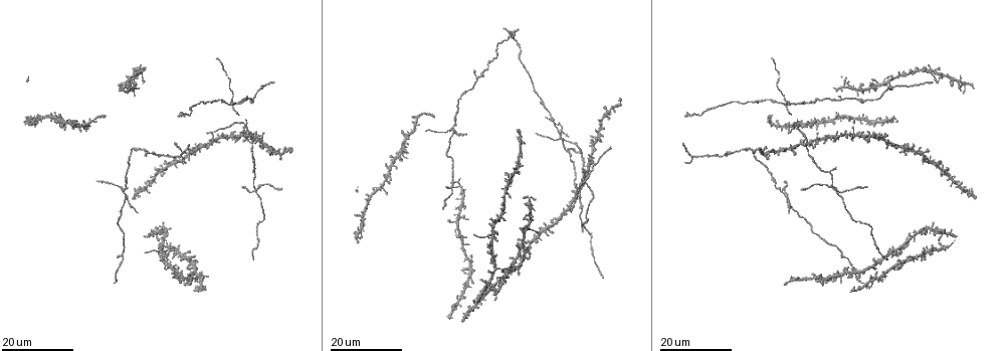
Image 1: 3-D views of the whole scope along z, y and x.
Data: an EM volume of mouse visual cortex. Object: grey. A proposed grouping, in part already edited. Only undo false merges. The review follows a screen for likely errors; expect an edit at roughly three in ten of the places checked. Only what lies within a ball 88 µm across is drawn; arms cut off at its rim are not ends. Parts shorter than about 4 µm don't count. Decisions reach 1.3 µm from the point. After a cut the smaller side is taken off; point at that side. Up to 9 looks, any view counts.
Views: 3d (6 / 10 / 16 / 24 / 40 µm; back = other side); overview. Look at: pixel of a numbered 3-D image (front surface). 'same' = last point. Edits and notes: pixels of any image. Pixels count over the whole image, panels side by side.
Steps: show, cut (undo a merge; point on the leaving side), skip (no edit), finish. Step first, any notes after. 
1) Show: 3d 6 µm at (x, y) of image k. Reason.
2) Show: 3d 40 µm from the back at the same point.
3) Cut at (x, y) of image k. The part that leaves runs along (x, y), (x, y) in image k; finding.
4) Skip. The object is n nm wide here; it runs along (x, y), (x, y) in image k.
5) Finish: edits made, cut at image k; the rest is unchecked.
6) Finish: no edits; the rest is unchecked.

Show: 3d 16 µm at (493, 235) of image 1.

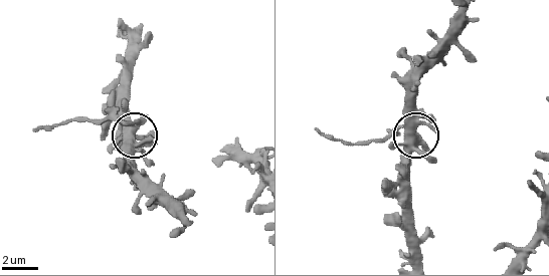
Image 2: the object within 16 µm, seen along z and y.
Show: 3d 10 µm at (130, 131) of image 2.

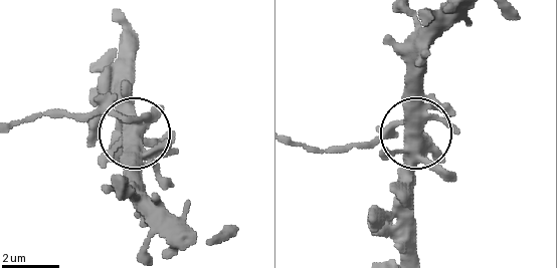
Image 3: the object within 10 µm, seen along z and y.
Cut at (109, 106) of image 3. The part that leaves runs along (147, 115), (17, 120) in image 3; two neurons meet here.

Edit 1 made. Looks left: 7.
Show: overview.

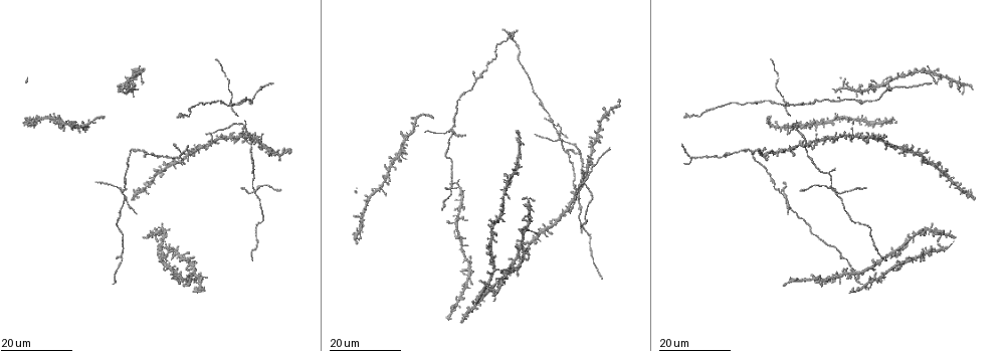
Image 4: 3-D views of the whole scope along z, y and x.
Show: 3d 16 µm at (961, 191) of image 4. Looks like a crossing.

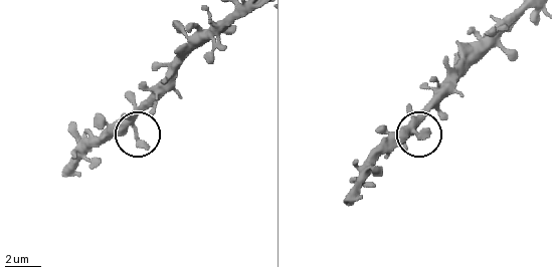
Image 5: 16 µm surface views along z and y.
Show: 3d 6 µm at (405, 135) of image 5.

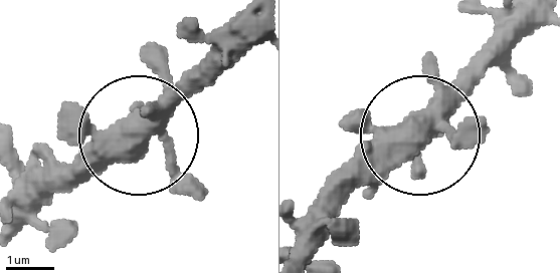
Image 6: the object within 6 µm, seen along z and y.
Skip. The side arm is 6 µm long; 4 arms meet here; continuous, no second neuron.

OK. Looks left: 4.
Show: 3d 16 µm at (249, 143) of image 4. Thin arm on a thick one.

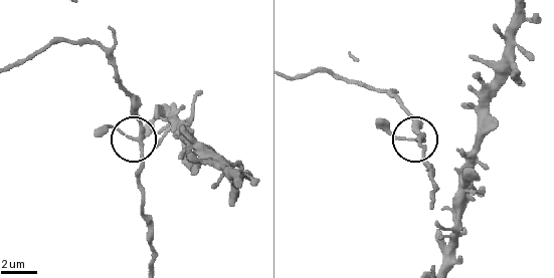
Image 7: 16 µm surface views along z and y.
Show: 3d 6 µm at (142, 136) of image 7. Closer look.

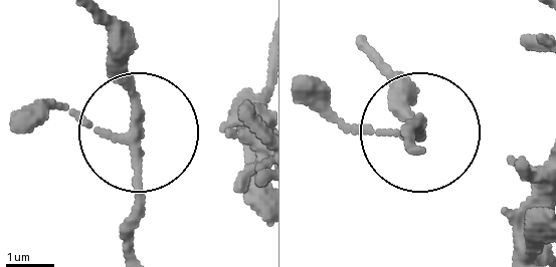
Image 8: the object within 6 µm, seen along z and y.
Skip. 4 arms meet here; one neuron here.

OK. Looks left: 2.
Show: 3d 16 µm at (150, 153) of image 4. Two arms at a narrow angle.

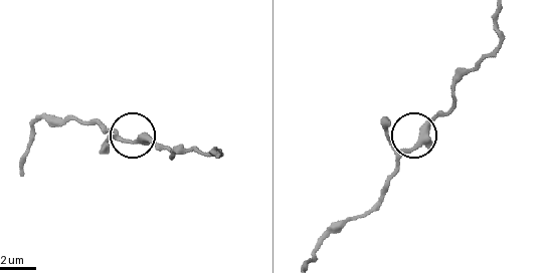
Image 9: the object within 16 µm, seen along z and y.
Show: 3d 10 µm at (131, 142) of image 9. Closer look.

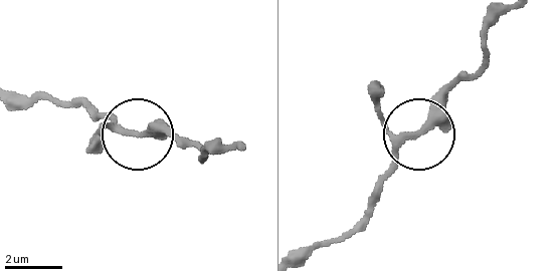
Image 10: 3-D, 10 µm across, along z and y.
Skip. 5 arms meet here; it runs along (500, 15), (478, 65), (379, 179) in image 10; continuous, no second neuron.

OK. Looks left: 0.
Finish: edits made, cut at image 3; the rest is unchecked.

